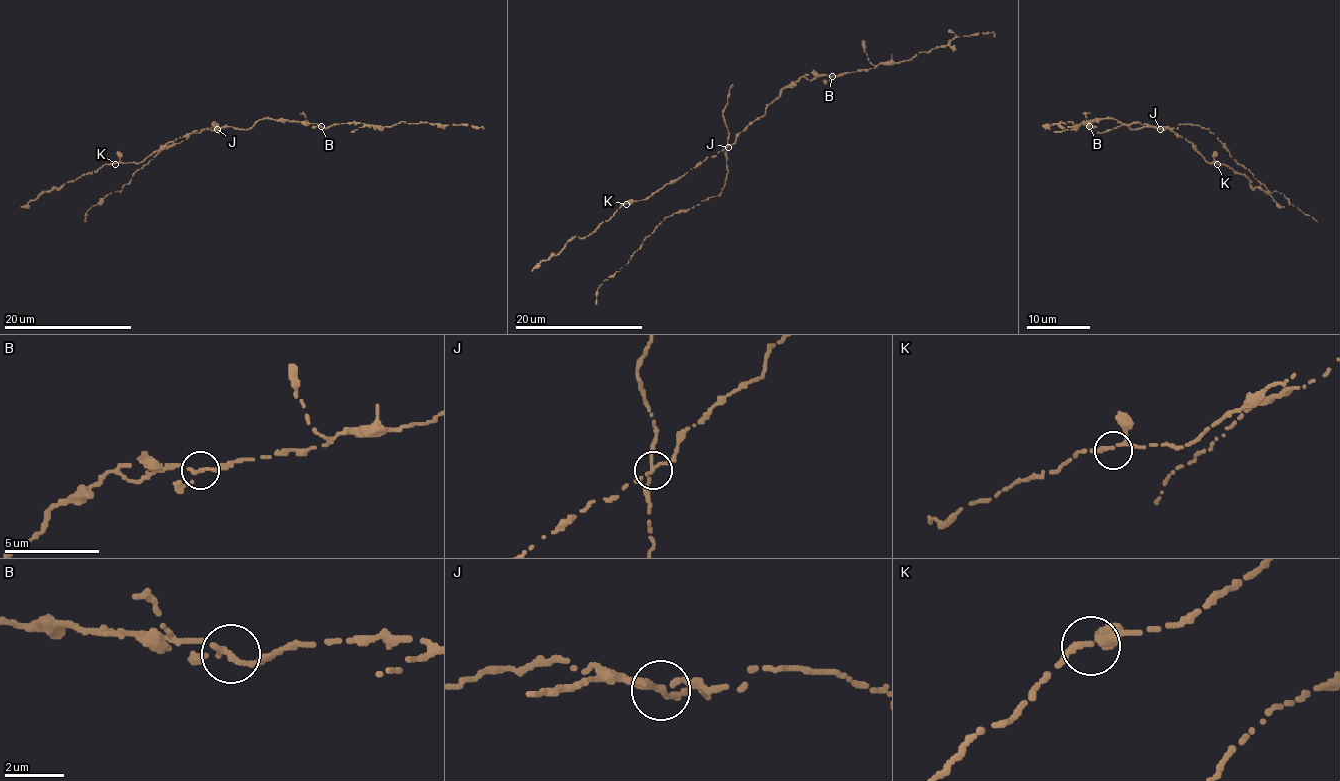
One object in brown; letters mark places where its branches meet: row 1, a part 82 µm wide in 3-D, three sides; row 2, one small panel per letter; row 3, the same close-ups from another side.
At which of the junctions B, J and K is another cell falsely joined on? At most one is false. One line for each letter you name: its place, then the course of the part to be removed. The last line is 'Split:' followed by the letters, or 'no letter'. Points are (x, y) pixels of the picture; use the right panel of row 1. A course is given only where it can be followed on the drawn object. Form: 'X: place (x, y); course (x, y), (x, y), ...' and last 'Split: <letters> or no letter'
J: place (1160, 129); course (1159, 129), (1186, 124), (1209, 127), (1229, 155), (1272, 193), (1282, 193), (1317, 222)
Split: J

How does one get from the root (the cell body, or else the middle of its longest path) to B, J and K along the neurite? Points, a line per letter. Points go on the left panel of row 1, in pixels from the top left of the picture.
B: (233, 127), (249, 129), (265, 118), (321, 126)
J: (233, 127), (222, 126), (217, 129)
K: (233, 127), (192, 131), (168, 142), (139, 163), (115, 164)

